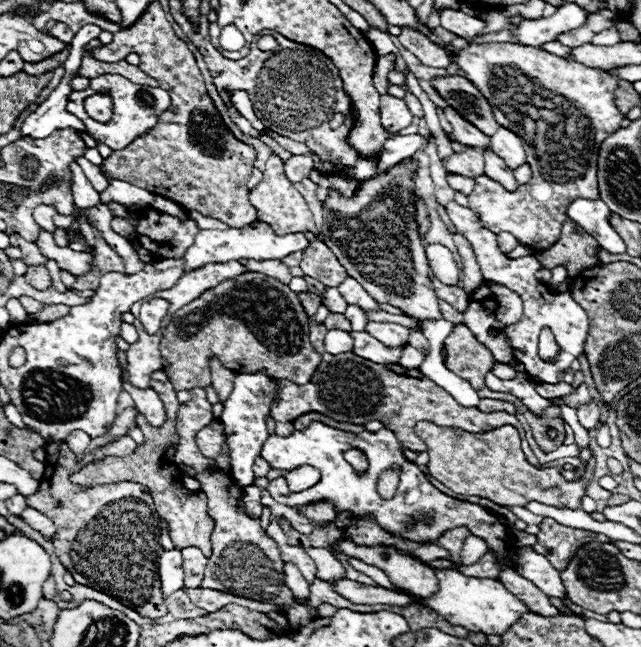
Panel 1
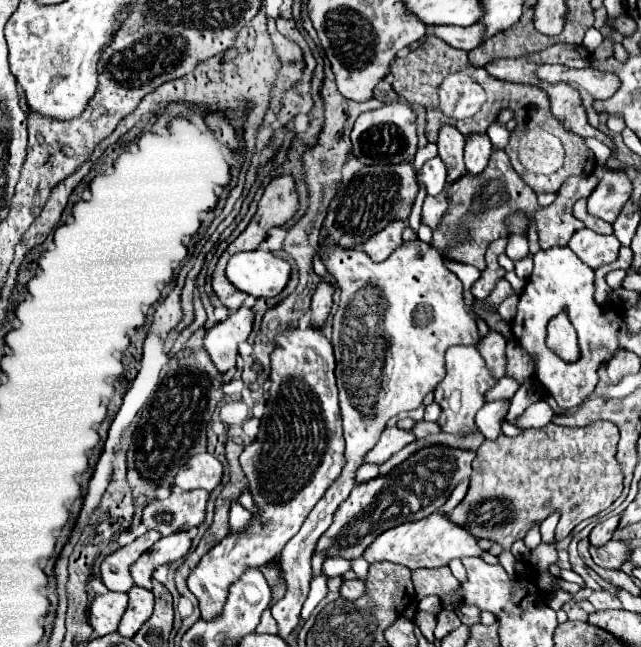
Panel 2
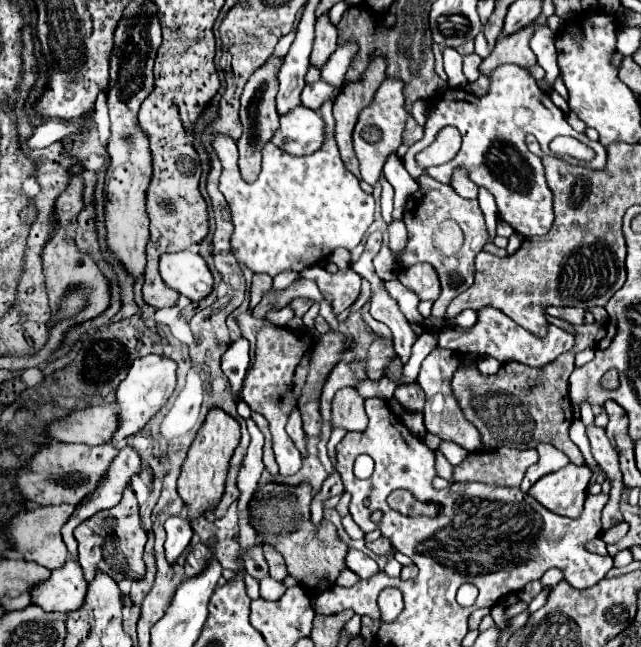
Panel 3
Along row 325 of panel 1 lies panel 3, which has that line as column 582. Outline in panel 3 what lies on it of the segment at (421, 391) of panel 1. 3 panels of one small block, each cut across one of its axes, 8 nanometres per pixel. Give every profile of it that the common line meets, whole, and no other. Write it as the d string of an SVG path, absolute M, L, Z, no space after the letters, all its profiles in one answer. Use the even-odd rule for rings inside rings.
M550 308L550 316L562 318L570 324L582 324L584 322L584 310L582 308Z

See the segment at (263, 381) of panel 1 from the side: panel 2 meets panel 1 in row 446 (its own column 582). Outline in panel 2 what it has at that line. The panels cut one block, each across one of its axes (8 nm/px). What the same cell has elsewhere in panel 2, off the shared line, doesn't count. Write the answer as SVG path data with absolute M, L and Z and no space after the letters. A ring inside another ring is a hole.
M588 228L578 230L572 236L568 246L584 264L588 264L594 270L602 264L614 262L618 258L618 250L620 250L620 242L616 236L602 236Z

